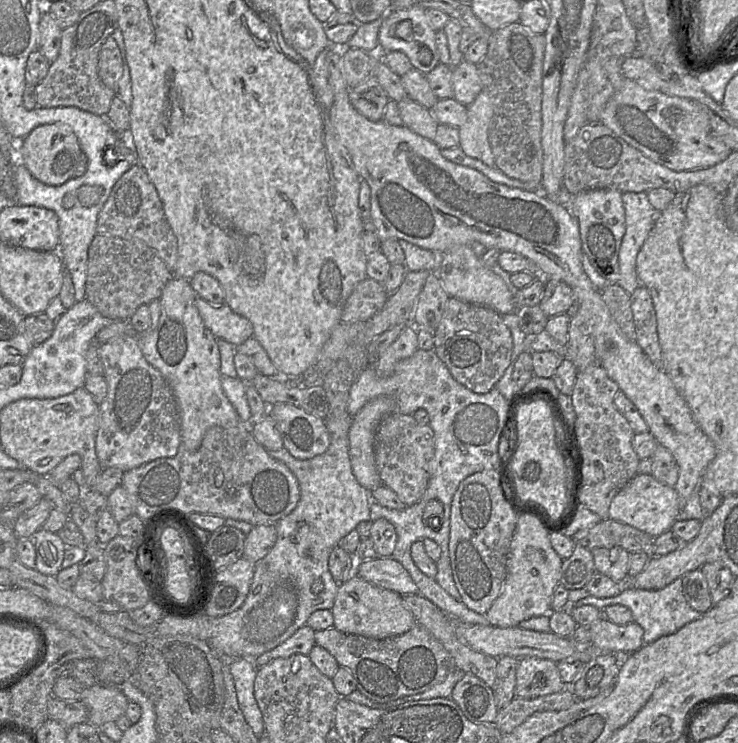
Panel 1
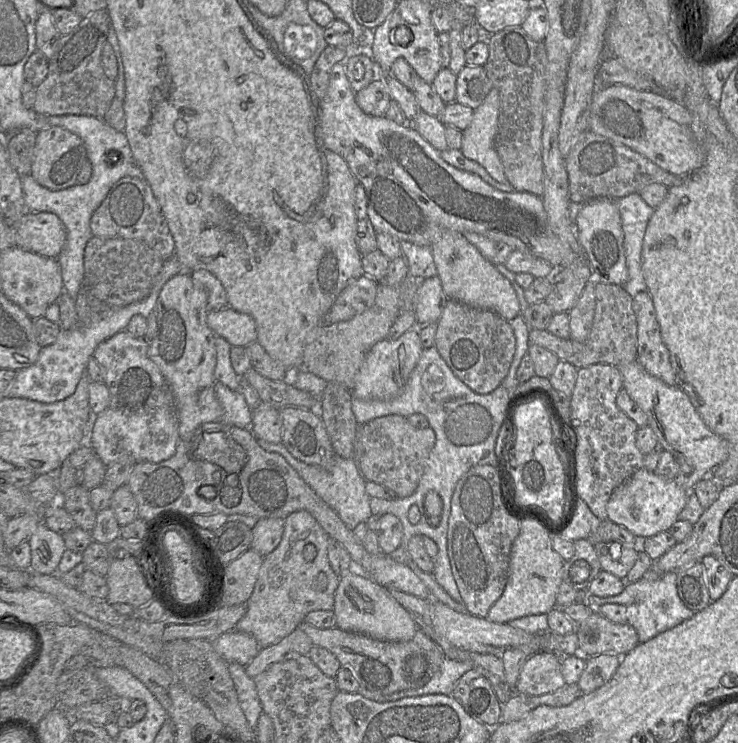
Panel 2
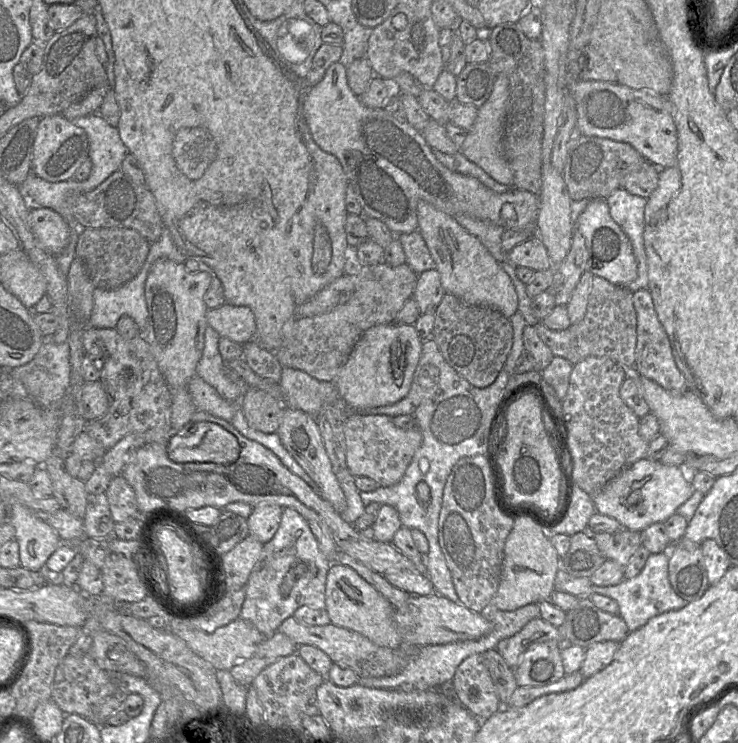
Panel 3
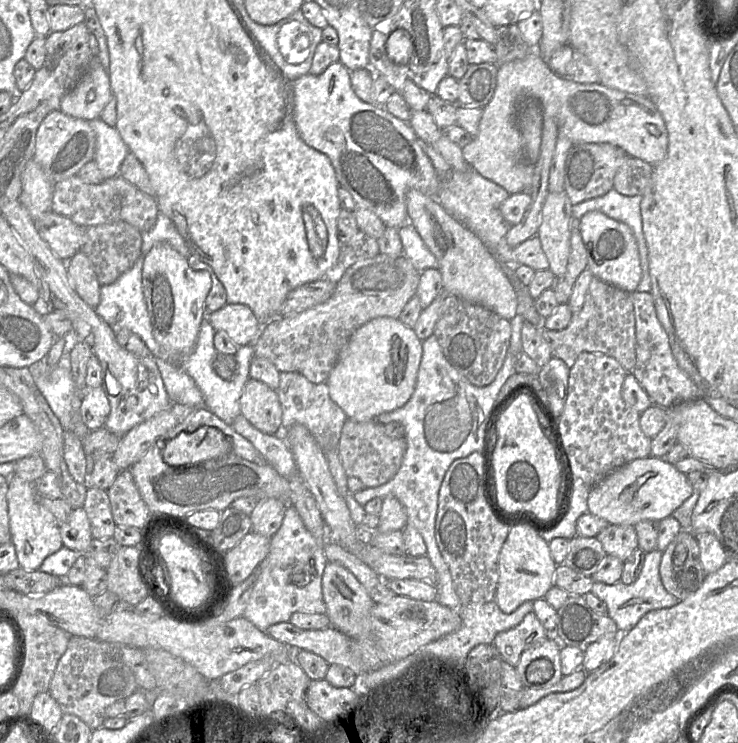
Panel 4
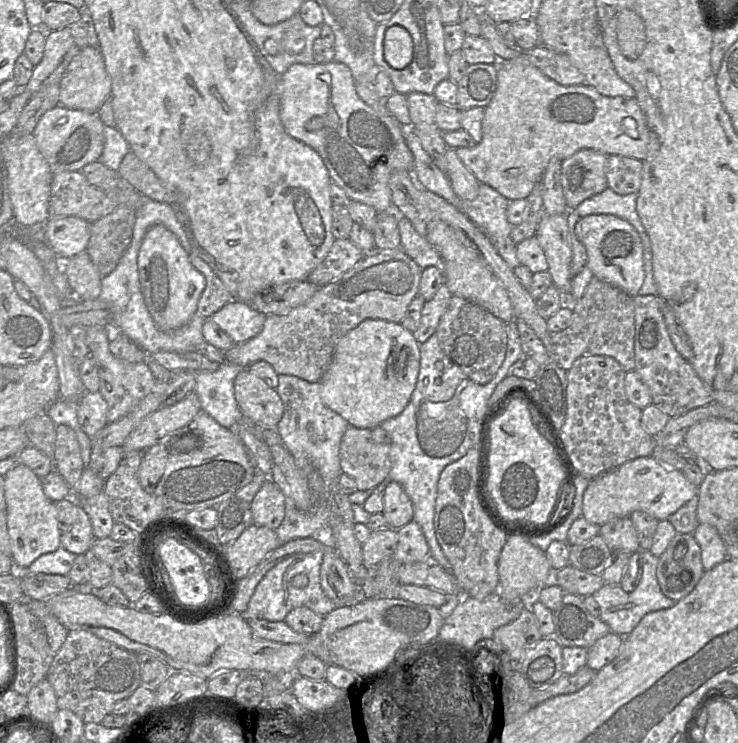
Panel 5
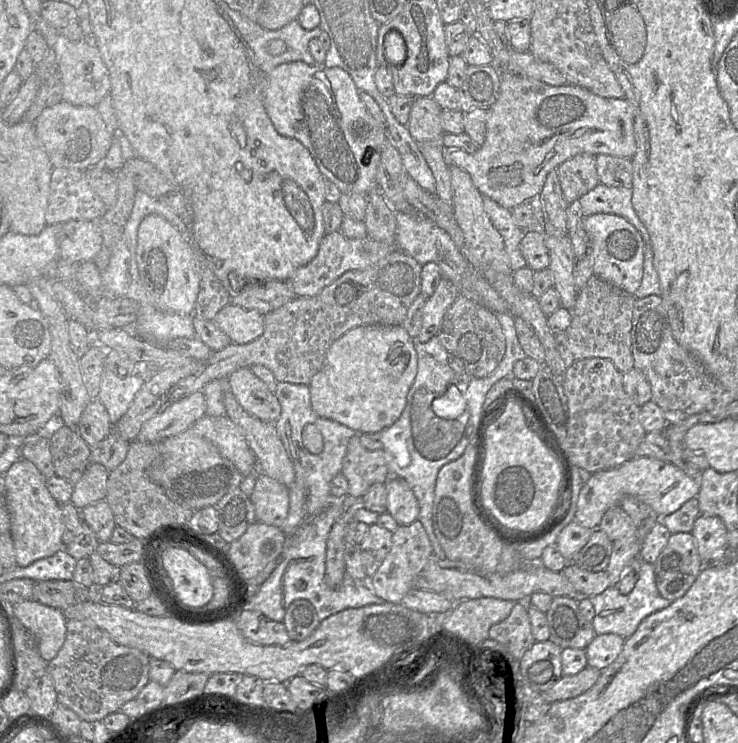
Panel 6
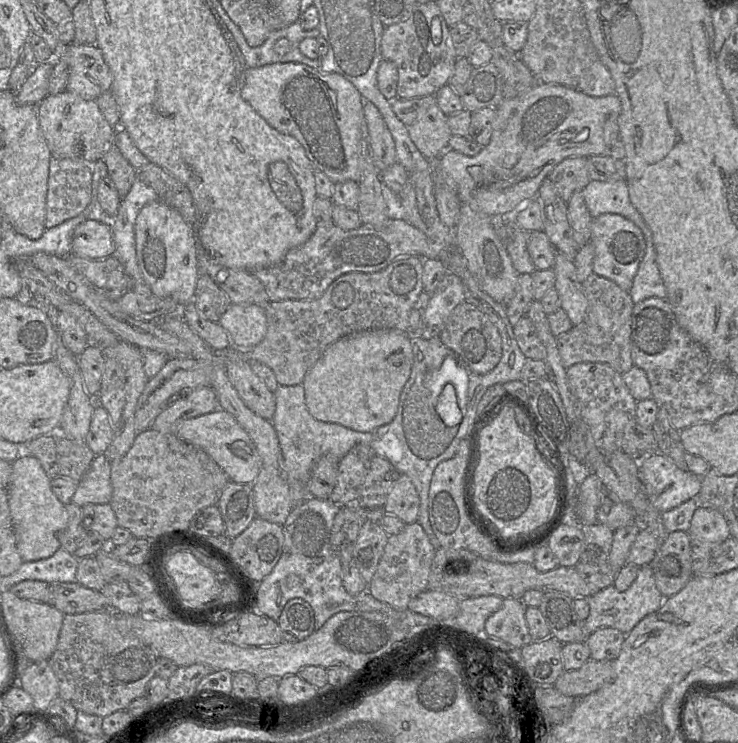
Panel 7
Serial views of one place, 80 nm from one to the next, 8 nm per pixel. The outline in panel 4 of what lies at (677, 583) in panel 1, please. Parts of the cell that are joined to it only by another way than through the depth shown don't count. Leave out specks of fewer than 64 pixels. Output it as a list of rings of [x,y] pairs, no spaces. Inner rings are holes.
[[[653,550],[645,554],[644,565],[639,577],[629,585],[621,581],[608,585],[594,582],[591,592],[607,605],[607,615],[616,623],[620,633],[629,632],[648,612],[677,605],[680,600],[670,594],[662,584],[659,567],[663,552]]]

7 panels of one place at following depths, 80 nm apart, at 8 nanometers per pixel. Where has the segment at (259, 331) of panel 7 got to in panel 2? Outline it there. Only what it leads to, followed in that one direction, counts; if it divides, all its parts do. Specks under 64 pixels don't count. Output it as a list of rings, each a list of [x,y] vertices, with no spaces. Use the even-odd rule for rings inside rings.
[[[227,306],[220,310],[209,310],[207,324],[231,346],[247,347],[257,341],[256,322],[252,316]]]

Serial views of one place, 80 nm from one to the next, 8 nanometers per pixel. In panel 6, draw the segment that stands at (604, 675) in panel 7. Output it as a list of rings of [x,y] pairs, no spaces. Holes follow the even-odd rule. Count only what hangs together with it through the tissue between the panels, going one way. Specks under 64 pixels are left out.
[[[587,666],[576,675],[562,676],[552,687],[541,692],[547,703],[573,699],[591,689],[600,676],[600,670]]]

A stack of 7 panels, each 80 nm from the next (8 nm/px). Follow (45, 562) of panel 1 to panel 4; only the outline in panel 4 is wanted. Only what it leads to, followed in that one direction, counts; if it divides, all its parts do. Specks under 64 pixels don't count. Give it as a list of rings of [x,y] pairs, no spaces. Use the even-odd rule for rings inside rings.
[[[16,474],[8,479],[7,503],[11,542],[16,549],[19,568],[25,571],[37,571],[45,558],[63,546],[55,518],[39,504],[34,483]]]

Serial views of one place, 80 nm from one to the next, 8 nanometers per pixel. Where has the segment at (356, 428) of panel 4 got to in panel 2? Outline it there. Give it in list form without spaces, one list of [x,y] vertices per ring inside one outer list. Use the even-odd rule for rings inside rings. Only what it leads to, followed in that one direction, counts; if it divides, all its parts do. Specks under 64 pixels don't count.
[[[399,415],[383,416],[358,425],[355,439],[355,462],[366,481],[381,484],[396,493],[398,497],[408,497],[418,486],[426,460],[434,444],[435,433],[429,426],[418,429],[412,426],[406,417]]]

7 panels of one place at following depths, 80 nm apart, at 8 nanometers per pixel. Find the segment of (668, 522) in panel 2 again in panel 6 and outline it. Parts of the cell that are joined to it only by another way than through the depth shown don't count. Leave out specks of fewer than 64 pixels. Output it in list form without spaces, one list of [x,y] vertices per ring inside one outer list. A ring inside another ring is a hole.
[[[633,457],[619,466],[591,474],[580,490],[574,521],[584,528],[597,529],[605,512],[619,505],[625,496],[637,497],[651,506],[659,517],[664,517],[697,497],[699,490],[699,478],[687,475],[673,463],[653,457]]]

